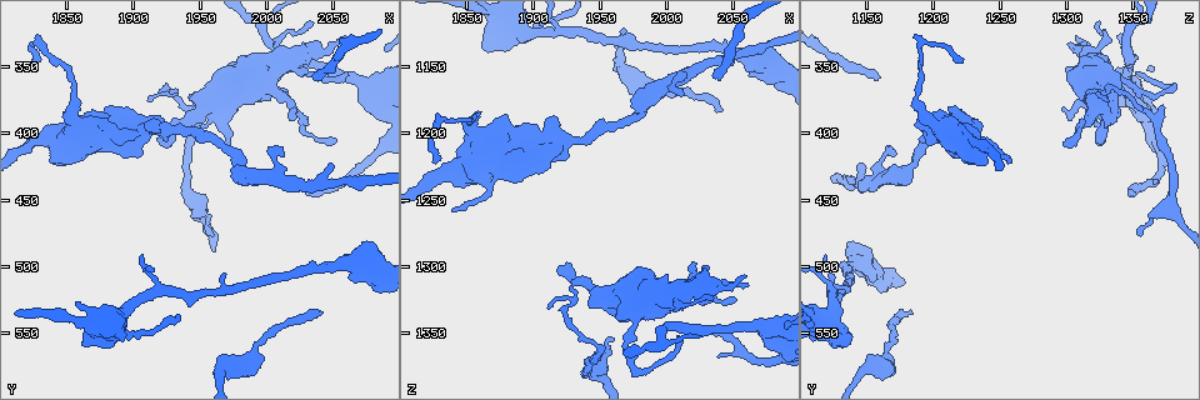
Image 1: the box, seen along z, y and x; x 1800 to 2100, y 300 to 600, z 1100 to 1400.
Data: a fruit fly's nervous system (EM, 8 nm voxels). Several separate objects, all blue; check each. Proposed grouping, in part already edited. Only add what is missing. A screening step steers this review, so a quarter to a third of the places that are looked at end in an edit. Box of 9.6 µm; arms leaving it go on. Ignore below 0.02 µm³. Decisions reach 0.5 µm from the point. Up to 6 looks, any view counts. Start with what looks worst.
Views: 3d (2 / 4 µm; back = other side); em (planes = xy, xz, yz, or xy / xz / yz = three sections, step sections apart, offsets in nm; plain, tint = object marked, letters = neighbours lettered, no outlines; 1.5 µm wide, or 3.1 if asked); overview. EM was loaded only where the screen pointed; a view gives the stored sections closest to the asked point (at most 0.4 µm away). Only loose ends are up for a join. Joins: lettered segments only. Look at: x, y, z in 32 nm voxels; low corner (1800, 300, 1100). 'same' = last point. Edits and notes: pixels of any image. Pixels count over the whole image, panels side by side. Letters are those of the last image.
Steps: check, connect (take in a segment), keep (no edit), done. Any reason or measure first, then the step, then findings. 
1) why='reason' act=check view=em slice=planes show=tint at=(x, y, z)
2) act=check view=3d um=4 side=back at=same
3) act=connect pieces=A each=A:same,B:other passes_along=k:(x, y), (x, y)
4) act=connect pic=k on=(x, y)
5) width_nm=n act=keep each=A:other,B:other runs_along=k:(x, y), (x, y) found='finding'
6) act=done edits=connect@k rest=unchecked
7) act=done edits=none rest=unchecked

why='thin end' act=check view=em slice=planes show=letters at=(2038, 532, 1182)

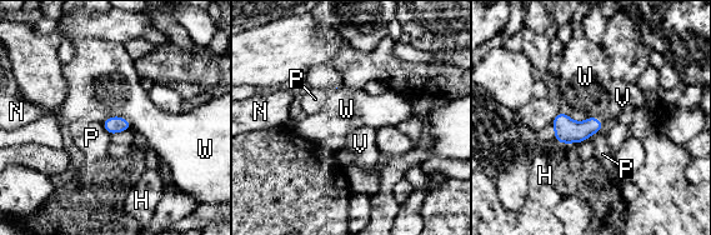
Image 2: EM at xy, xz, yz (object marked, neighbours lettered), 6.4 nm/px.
act=connect pieces=V each=H:other,N:other,P:other,V:same,W:other passes_along=2:(566, 130), (597, 120), (622, 98) found='the cell continues'

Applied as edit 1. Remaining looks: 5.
why='an open end' act=check view=em slice=xz step=4 show=letters at=(2038, 360, 1156)

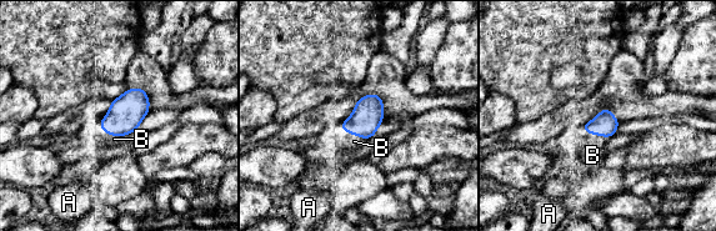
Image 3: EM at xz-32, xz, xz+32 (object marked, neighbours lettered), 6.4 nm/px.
why='another direction' act=check view=em slice=yz step=4 show=letters at=same

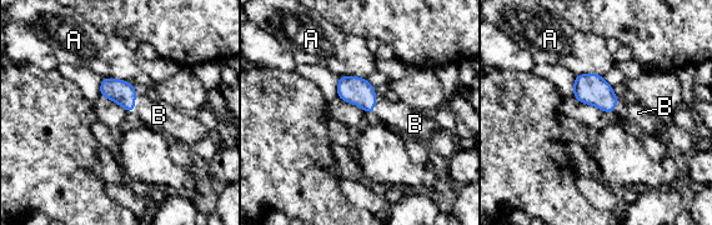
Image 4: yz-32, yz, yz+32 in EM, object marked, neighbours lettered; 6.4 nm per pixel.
act=connect pieces=B each=A:other,B:same passes_along=4:(351, 89), (375, 103), (400, 115) found='the cell continues'

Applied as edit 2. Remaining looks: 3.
why='free end' act=check view=em slice=xy step=8 show=letters at=(1928, 408, 1300)

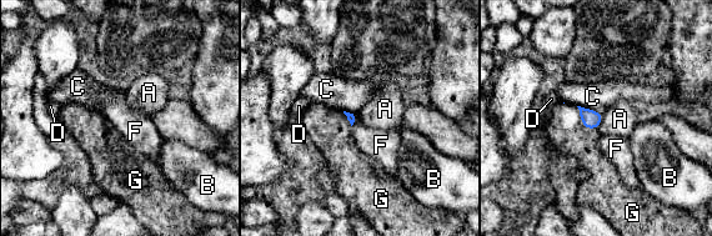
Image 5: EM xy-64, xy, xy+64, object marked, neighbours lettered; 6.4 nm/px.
act=check view=em slice=planes show=letters at=same

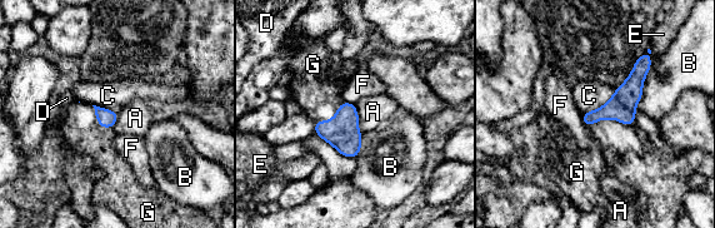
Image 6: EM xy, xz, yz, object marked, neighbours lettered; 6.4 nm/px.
act=connect pieces=G each=A:other,B:other,C:other,D:other,E:other,F:other,G:same passes_along=6:(341, 132), (331, 119), (325, 108) found='the cell continues'

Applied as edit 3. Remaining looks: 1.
act=done edits=connect@2,connect@4,connect@6 rest=unchecked

